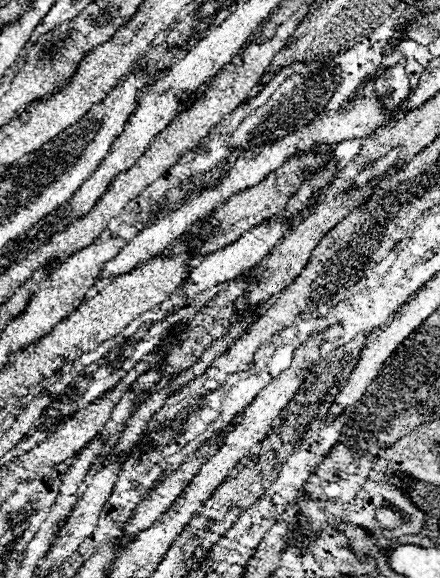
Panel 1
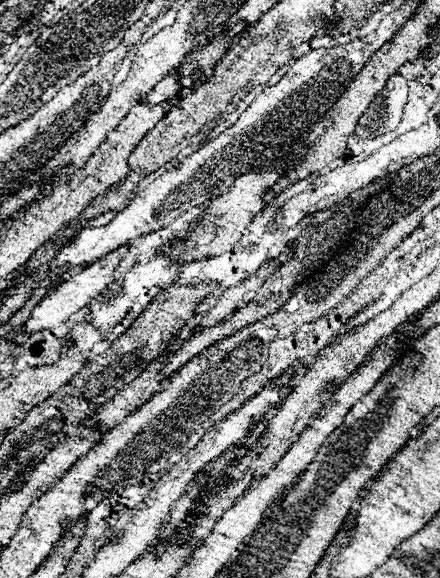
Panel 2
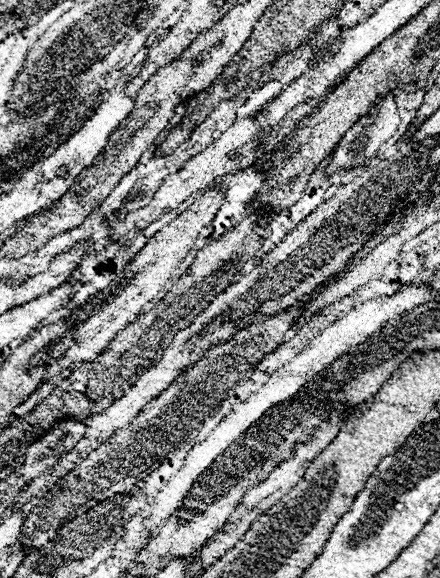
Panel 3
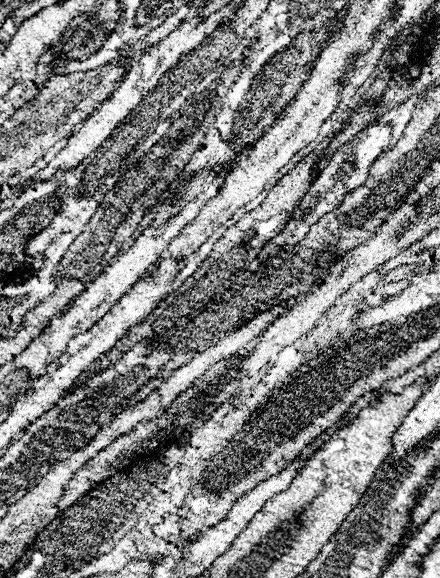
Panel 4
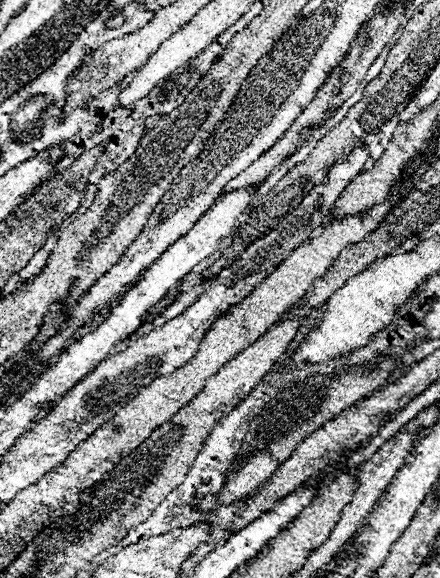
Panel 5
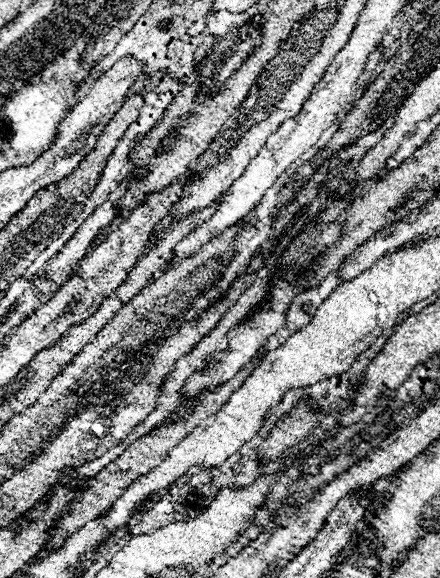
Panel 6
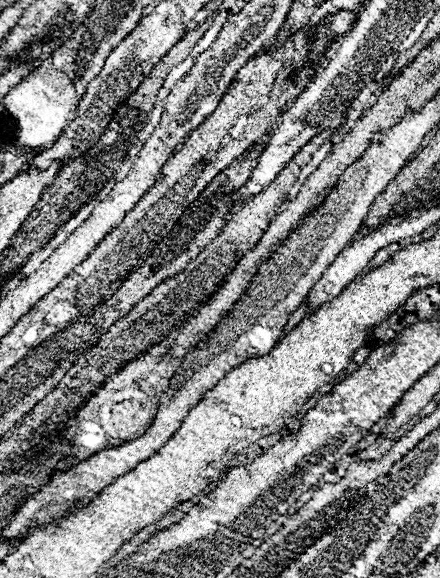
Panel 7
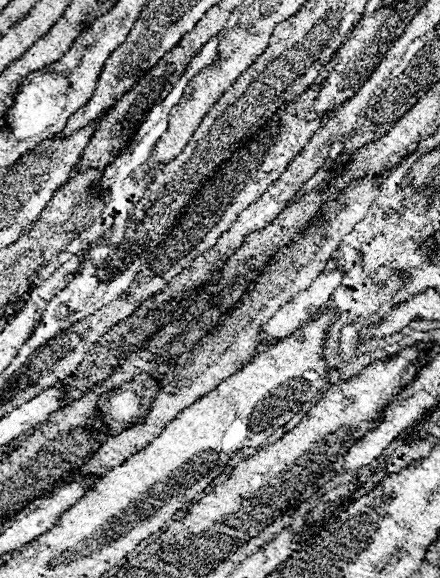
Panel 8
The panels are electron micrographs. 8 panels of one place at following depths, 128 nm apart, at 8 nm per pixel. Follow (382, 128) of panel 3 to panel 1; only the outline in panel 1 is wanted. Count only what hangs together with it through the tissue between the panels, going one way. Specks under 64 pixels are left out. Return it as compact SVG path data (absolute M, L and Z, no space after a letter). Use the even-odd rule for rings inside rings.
M404 60L390 66L376 78L376 94L382 96L382 104L386 104L386 108L394 108L394 104L400 104L408 92L410 92L410 80L406 74Z

